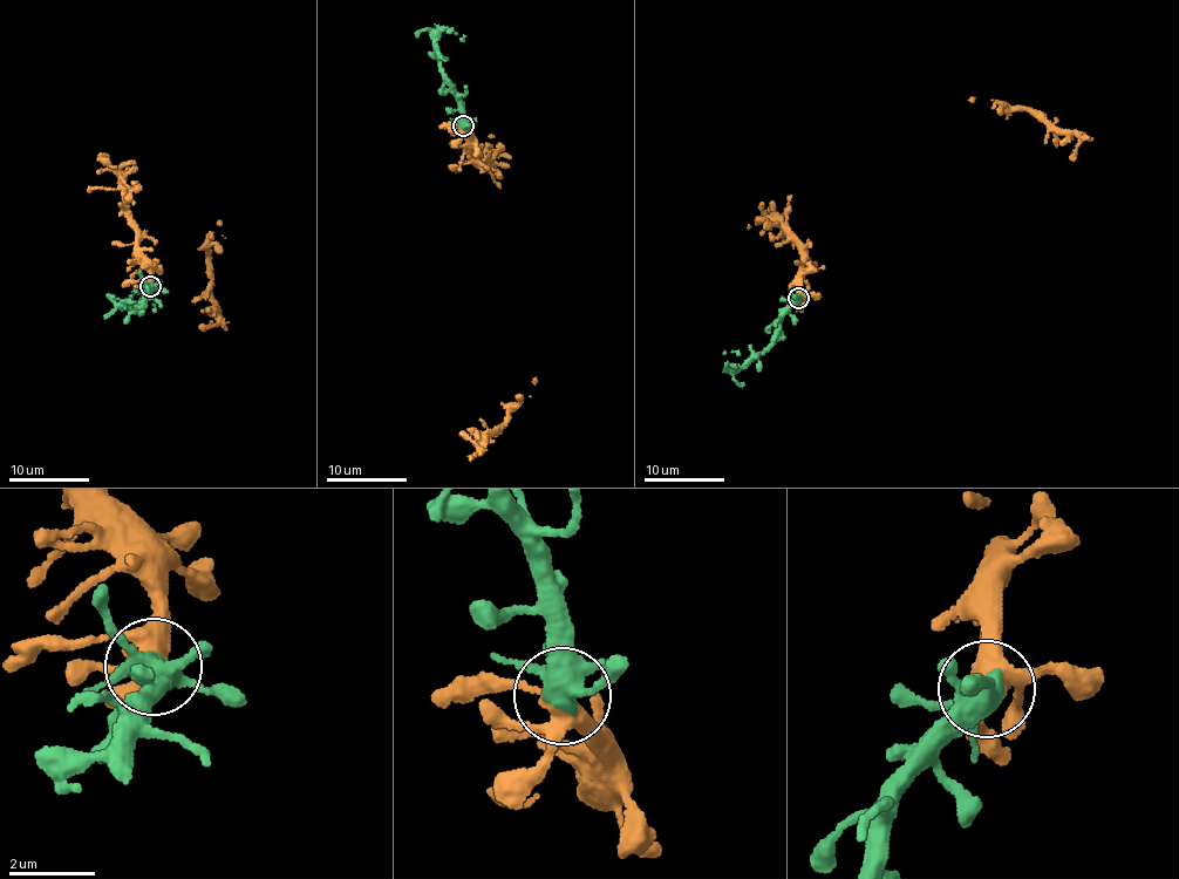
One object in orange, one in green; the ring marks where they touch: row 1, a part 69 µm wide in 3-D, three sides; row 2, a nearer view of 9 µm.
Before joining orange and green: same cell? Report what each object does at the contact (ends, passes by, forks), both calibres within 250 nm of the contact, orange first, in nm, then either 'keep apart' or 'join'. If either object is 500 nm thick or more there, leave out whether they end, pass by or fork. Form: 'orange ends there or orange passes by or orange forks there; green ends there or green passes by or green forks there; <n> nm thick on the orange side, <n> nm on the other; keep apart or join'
orange forks there; green forks there; 360 nm thick on the orange side, 440 nm on the other; join

